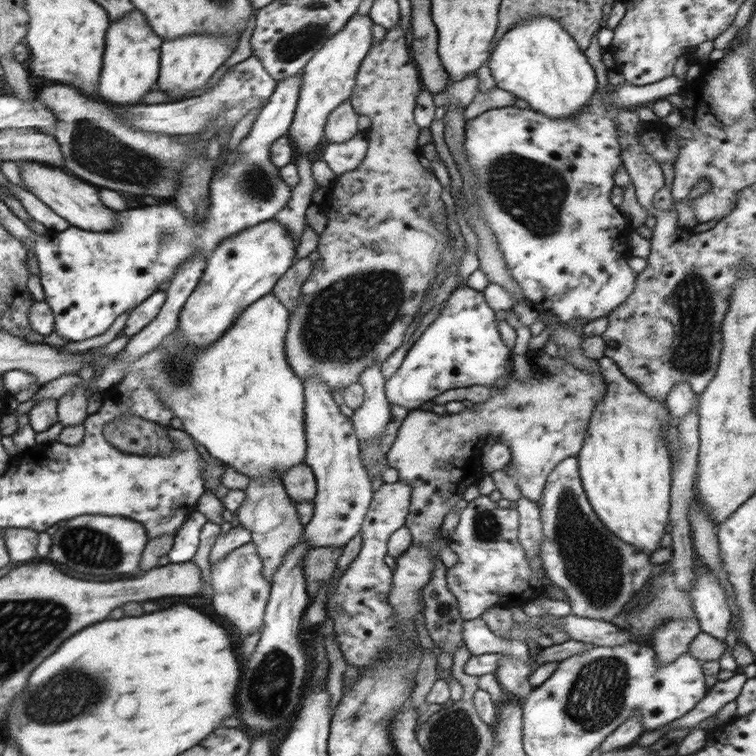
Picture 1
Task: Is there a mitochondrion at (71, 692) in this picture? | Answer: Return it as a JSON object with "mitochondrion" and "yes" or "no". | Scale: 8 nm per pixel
{"mitochondrion":"yes"}

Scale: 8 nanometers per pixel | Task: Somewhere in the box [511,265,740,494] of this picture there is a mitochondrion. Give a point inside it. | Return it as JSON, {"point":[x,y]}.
{"point":[692,299]}

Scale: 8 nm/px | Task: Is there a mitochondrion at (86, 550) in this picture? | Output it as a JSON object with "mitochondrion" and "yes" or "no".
{"mitochondrion":"yes"}

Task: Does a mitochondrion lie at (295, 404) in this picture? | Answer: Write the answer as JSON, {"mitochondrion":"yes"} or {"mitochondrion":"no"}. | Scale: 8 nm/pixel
{"mitochondrion":"no"}

